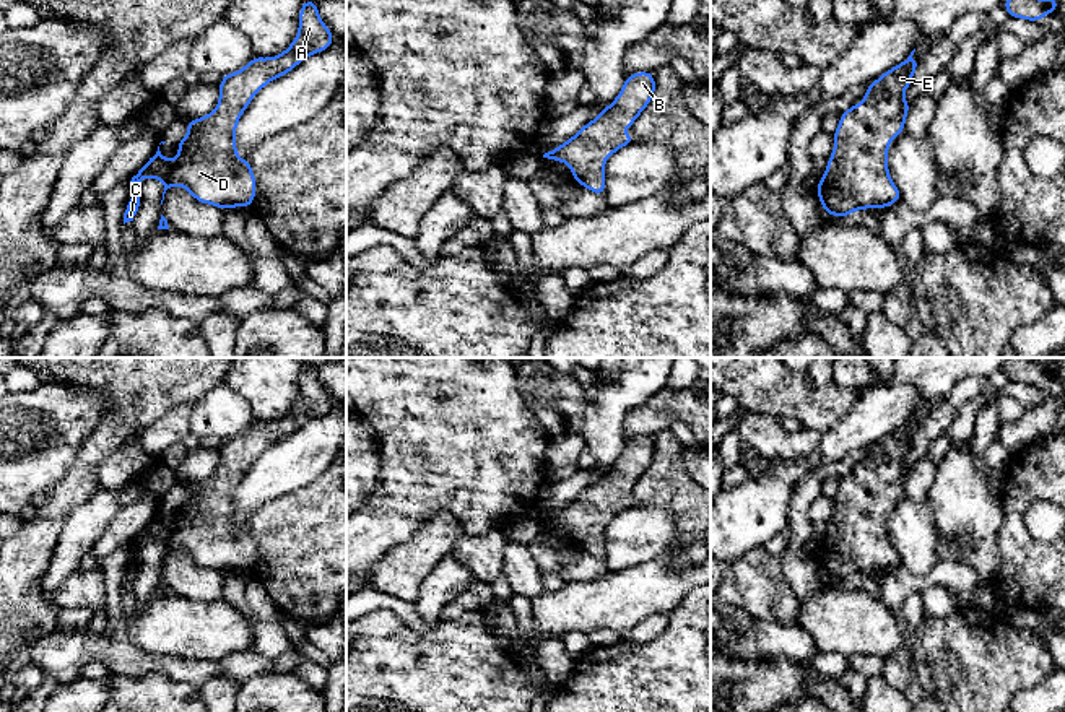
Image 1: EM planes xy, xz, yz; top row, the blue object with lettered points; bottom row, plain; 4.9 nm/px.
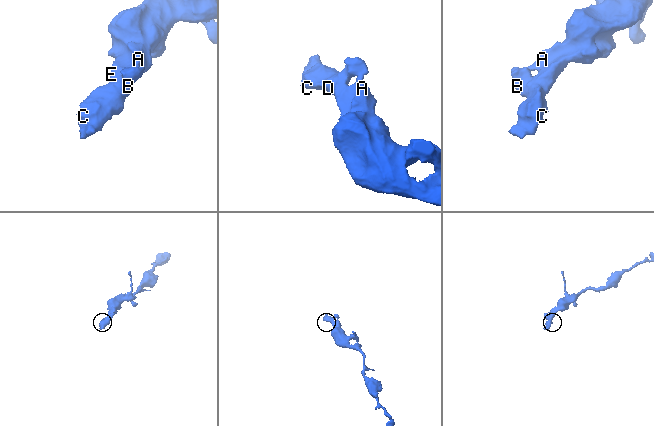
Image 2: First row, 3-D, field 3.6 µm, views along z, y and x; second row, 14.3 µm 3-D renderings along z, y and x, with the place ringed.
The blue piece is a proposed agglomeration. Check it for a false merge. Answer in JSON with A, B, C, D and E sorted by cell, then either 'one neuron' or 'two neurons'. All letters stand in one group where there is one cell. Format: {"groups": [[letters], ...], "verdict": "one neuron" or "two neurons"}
{"groups": [["A", "B", "C", "D", "E"]], "verdict": "one neuron"}

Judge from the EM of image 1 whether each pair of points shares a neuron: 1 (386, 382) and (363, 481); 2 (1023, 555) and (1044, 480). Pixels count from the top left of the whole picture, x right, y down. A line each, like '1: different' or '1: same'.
1: different
2: same

